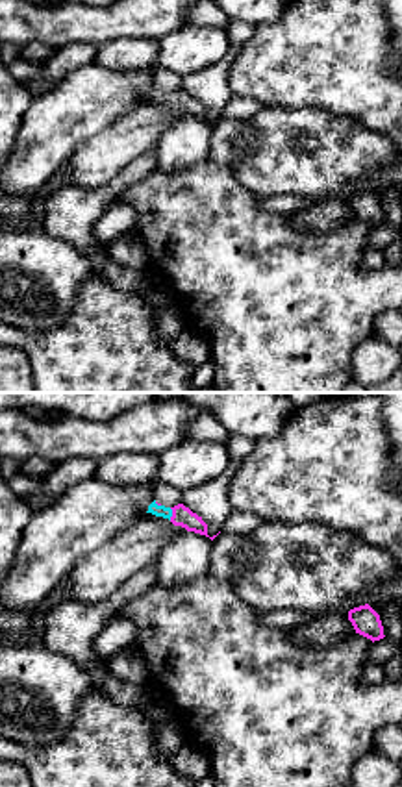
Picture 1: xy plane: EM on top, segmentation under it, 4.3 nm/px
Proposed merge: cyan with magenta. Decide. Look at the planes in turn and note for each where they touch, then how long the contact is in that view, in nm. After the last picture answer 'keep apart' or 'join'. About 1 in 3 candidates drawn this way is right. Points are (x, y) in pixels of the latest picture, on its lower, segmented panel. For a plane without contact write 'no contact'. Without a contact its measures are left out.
contact (171, 513); length 60 nm

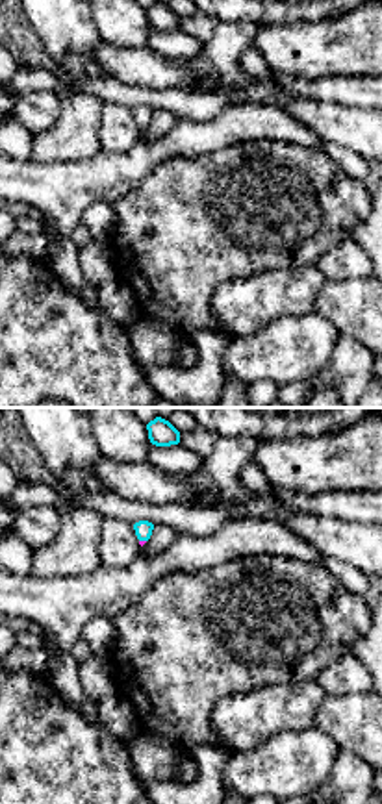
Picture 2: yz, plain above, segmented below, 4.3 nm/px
contact (143, 540); length 30 nm

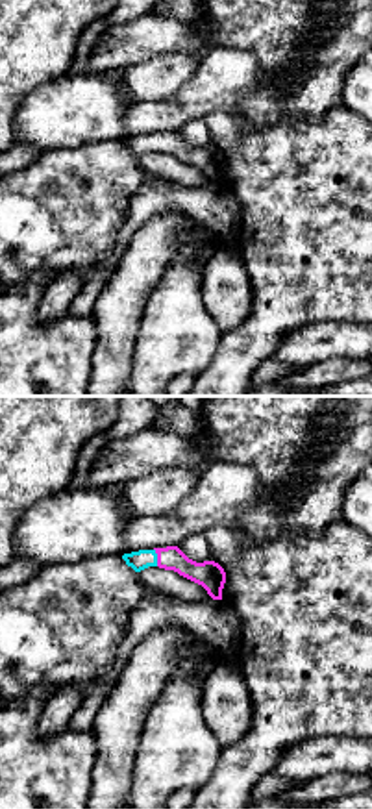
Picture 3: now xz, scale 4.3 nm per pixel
contact (156, 558); length 80 nm

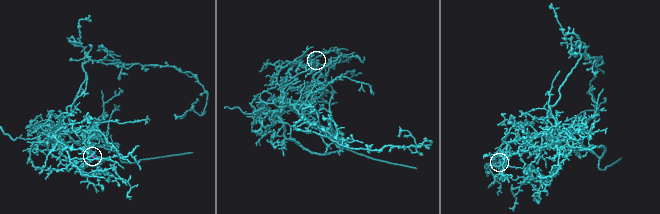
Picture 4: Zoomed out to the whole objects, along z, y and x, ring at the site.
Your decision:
join

